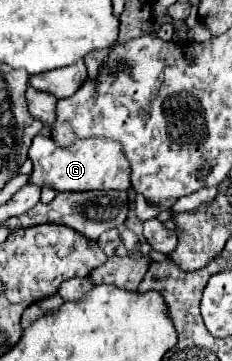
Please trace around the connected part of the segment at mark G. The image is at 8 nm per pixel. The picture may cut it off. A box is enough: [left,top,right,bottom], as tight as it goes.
[28,134,130,192]

